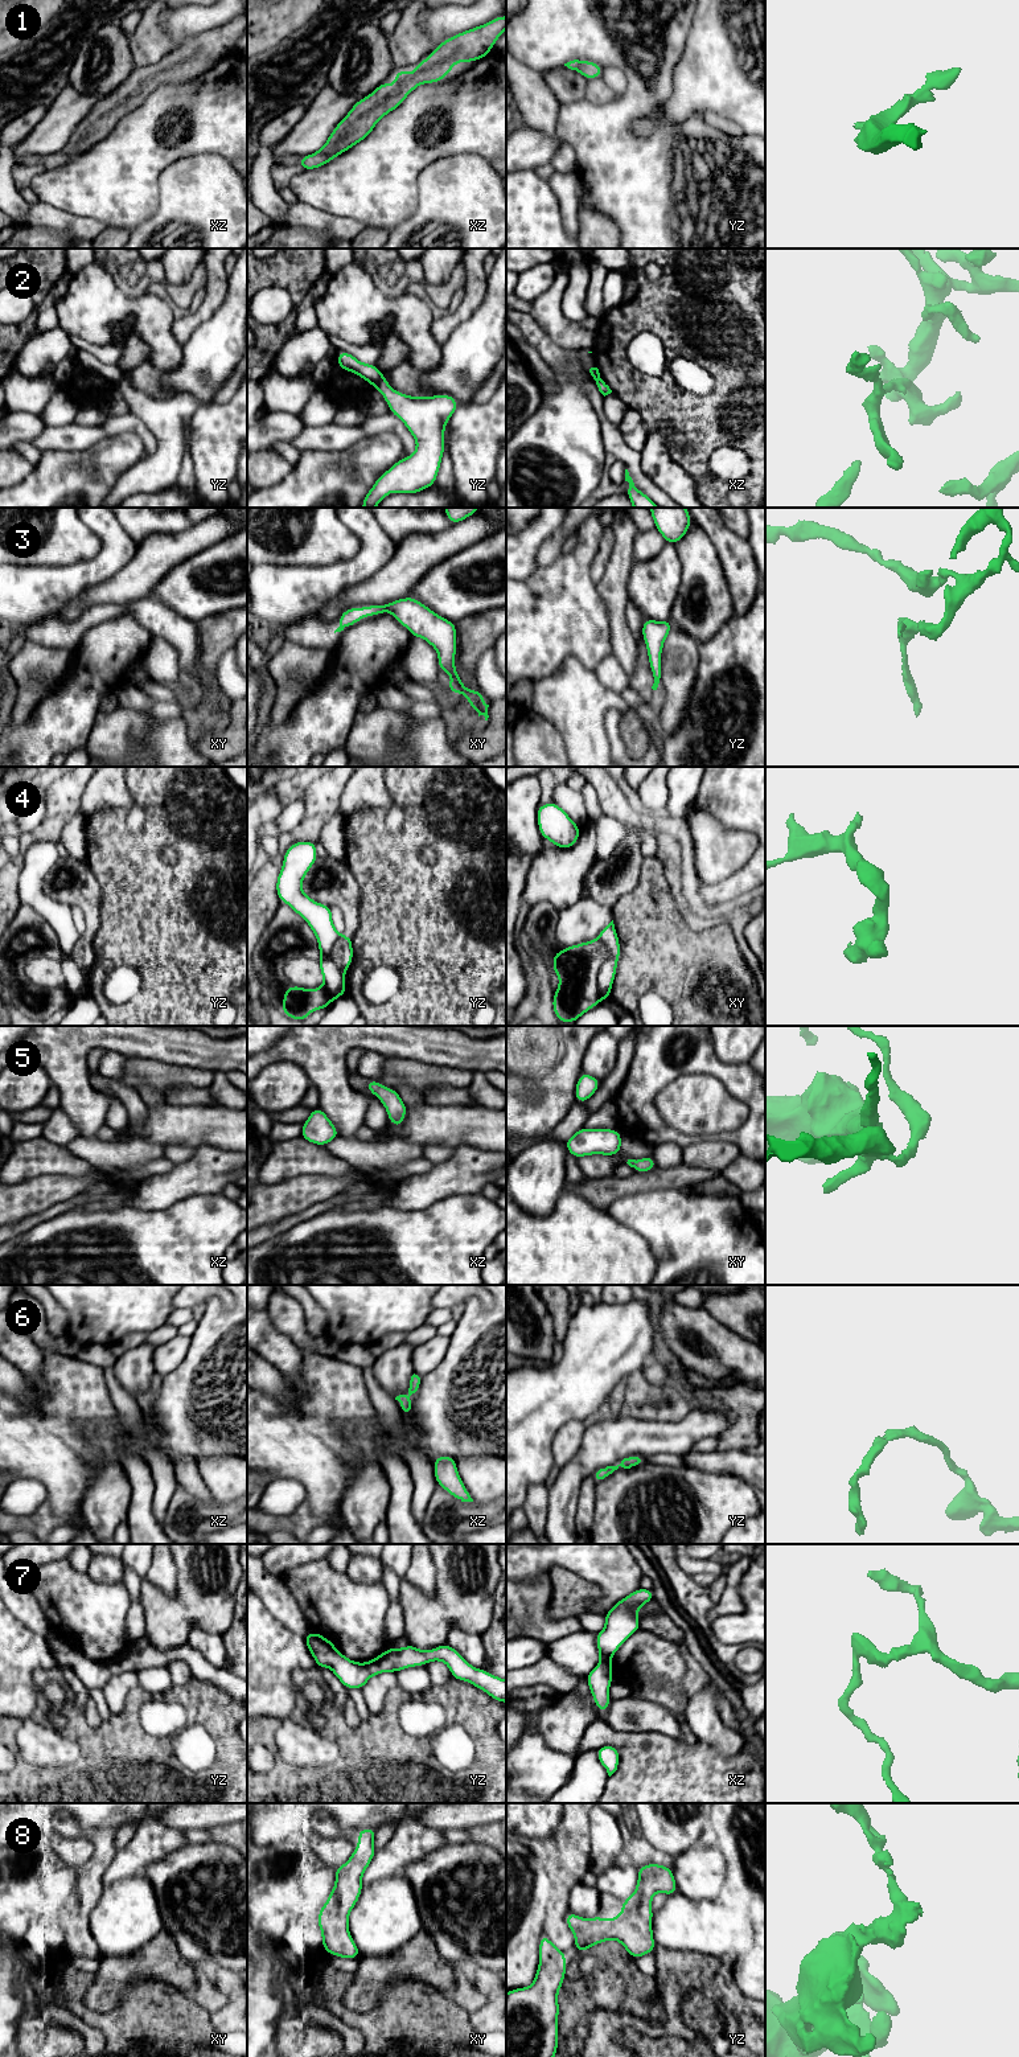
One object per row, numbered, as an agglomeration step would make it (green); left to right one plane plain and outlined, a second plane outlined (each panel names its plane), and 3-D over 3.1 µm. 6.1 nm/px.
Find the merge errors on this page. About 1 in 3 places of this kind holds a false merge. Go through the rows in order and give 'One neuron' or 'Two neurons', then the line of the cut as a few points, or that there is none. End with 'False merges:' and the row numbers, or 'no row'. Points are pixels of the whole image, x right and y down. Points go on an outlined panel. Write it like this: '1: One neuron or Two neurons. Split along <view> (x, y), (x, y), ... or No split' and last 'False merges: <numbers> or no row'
1: One neuron. No split
2: Two neurons. Split along yz (382, 376), (374, 386)
3: One neuron. No split
4: Two neurons. Split along xy (596, 940), (607, 952), (607, 959), (598, 973), (600, 998)
5: One neuron. No split
6: One neuron. No split
7: Two neurons. Split along yz (365, 1665), (372, 1675)
8: One neuron. No split
False merges: 2, 4, 7

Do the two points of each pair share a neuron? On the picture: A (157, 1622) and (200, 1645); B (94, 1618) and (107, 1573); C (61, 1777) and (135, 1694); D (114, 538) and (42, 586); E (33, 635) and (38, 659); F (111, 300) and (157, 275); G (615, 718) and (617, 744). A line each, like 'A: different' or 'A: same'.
A: different
B: different
C: same
D: same
E: different
F: different
G: same

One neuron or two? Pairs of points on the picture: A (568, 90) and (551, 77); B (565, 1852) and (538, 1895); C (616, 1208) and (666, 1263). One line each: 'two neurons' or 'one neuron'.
A: one neuron
B: two neurons
C: one neuron

